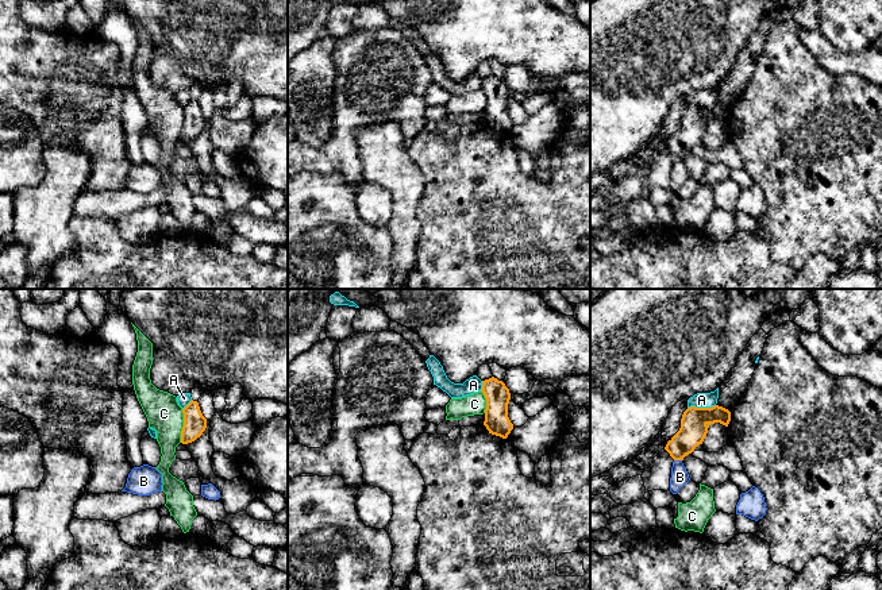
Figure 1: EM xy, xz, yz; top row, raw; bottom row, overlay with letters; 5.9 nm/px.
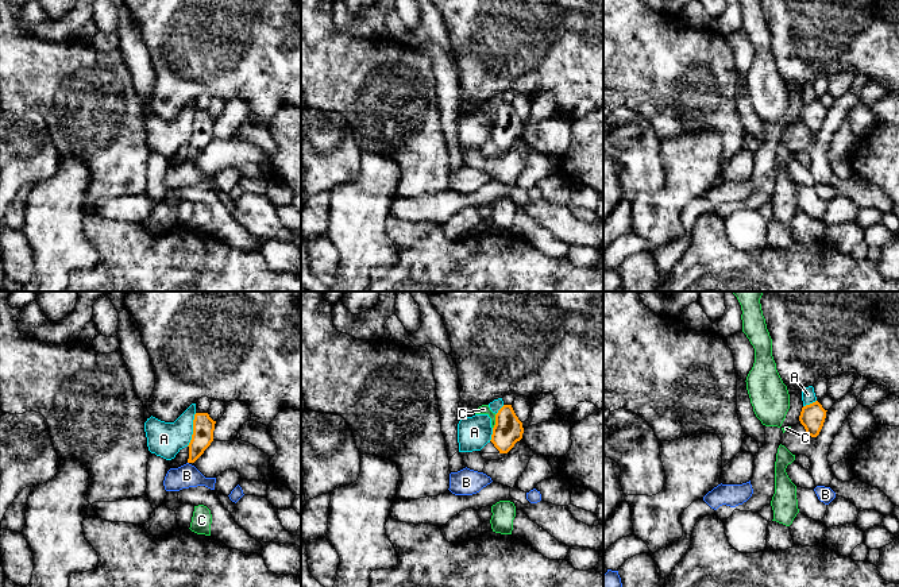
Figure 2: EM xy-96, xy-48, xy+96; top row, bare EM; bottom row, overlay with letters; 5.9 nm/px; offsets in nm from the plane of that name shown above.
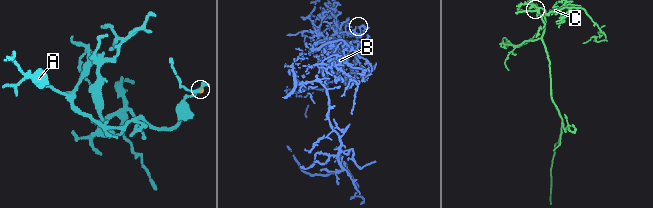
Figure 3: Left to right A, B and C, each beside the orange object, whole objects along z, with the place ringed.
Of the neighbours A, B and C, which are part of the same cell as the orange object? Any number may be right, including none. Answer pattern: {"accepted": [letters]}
{"accepted": []}

